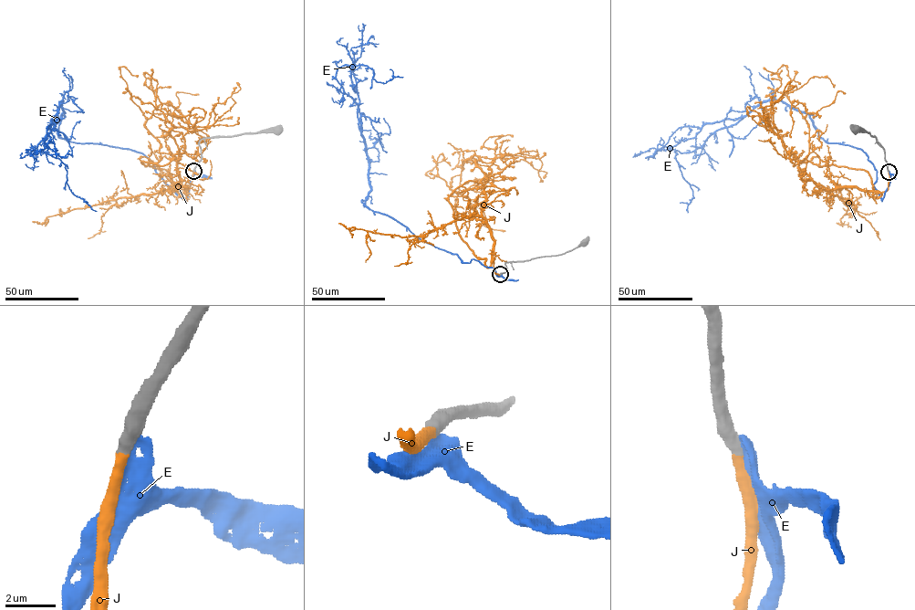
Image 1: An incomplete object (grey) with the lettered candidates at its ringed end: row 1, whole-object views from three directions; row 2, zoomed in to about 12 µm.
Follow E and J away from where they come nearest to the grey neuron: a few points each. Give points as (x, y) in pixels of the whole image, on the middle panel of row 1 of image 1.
E: (500, 274), (365, 205), (360, 114), (336, 70), (402, 77)
J: (500, 274), (483, 184), (468, 181), (466, 196), (452, 195), (446, 183), (426, 173), (444, 159)

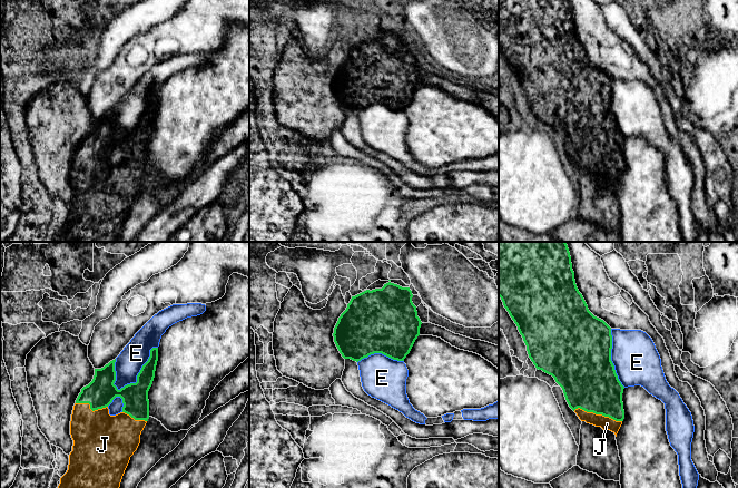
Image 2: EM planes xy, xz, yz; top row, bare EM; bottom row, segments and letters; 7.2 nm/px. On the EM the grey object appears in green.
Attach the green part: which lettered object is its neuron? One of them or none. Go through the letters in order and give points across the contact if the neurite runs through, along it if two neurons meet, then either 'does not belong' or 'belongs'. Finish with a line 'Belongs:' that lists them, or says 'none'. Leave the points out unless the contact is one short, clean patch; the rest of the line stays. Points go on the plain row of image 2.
E: does not belong
J: belongs
Belongs: J

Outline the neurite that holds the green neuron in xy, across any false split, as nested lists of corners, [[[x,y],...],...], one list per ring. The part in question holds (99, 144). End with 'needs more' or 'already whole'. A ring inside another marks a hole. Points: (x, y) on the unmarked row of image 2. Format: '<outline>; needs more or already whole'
[[[152,98],[148,111],[142,116],[137,126],[137,133],[127,135],[120,140],[114,135],[116,131],[116,109],[101,119],[95,119],[92,131],[81,139],[73,156],[70,172],[70,185],[73,191],[73,196],[69,205],[68,221],[60,228],[58,242],[119,242],[125,221],[129,214],[130,207],[140,194],[141,182],[149,169],[148,141],[155,128],[157,111],[158,98]],[[116,147],[122,149],[122,162],[116,166],[110,166],[108,156]]]; needs more

